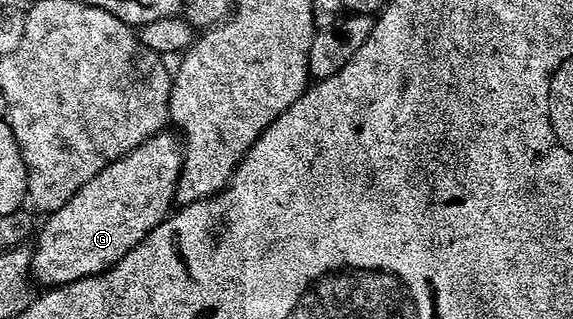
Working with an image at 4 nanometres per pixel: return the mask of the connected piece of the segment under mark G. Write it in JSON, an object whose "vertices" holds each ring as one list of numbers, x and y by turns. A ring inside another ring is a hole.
{"vertices":[[168,131,153,134,143,141,134,151,122,155,114,163,110,163,90,183,82,183,78,191,58,211,47,214,43,218,44,226,39,226,35,234,36,246,30,249,30,277,40,287,55,287,69,285,78,279,86,279,98,275,109,269,122,255,126,255,155,225,161,225,165,217,169,216,170,203,172,204,176,193,176,180,180,177,182,164,182,149,177,138,171,137]]}

